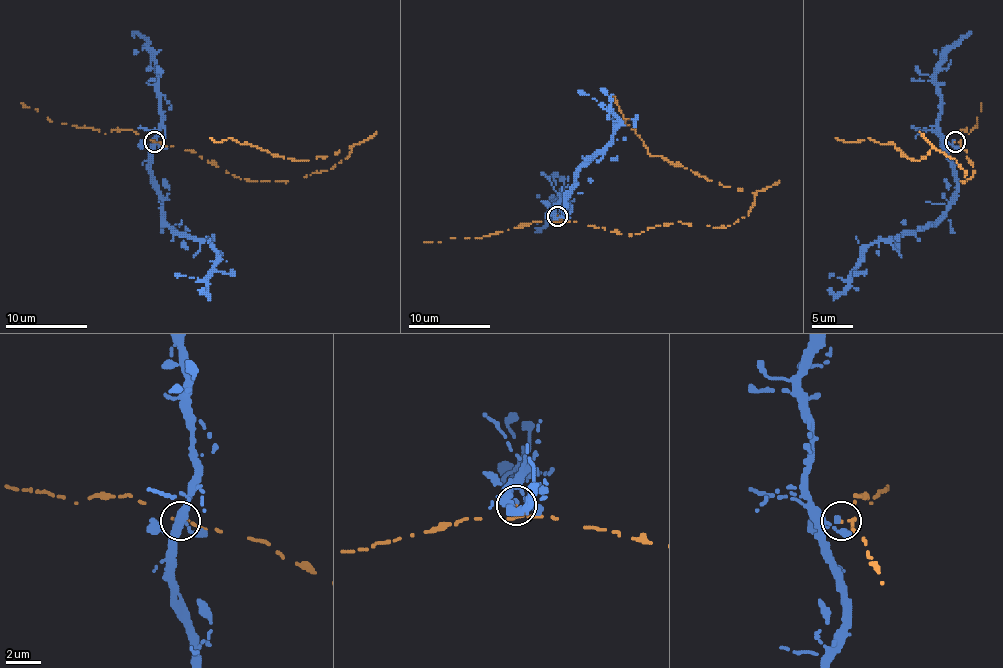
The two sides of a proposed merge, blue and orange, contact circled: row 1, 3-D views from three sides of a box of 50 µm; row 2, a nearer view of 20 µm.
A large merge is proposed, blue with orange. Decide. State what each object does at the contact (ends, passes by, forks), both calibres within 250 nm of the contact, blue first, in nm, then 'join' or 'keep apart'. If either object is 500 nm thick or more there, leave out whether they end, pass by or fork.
blue ends there; orange passes by; 240 nm thick on the blue side, 110 nm on the other; join

